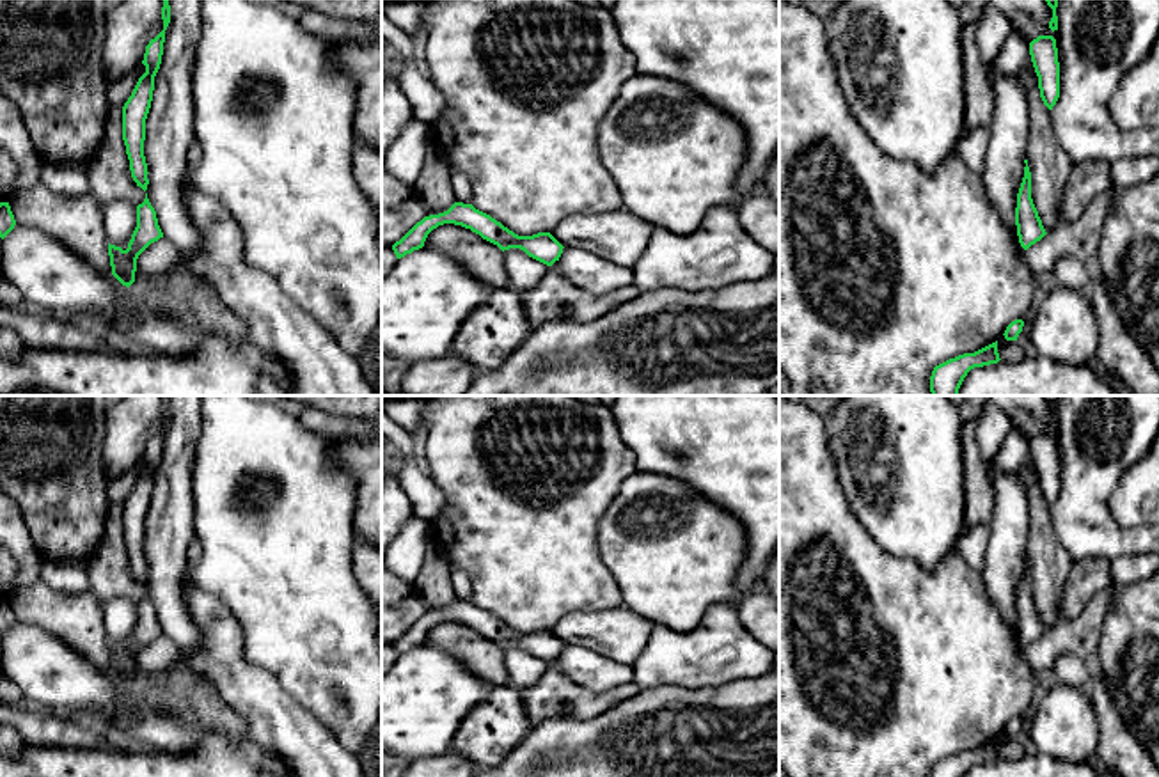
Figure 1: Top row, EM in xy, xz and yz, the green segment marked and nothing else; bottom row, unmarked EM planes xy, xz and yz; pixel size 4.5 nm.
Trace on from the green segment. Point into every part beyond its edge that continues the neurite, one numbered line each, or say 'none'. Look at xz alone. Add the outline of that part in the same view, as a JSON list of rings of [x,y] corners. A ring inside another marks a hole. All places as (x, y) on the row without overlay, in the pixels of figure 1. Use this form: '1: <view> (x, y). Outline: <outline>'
none

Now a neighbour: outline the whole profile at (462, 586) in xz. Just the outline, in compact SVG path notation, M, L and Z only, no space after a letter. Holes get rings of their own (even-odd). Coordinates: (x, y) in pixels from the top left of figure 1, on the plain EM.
M461 569L451 571L451 585L456 594L456 600L470 601L472 598L472 582L470 577Z

